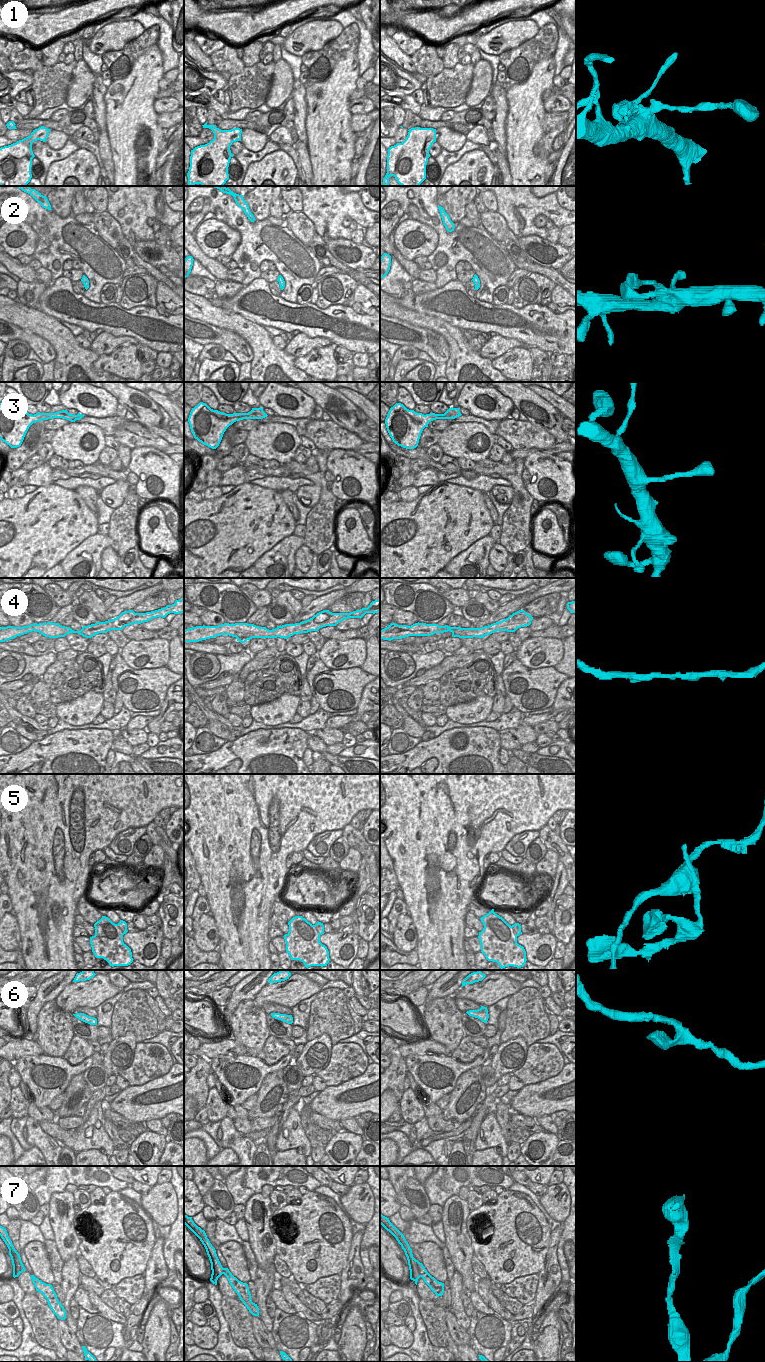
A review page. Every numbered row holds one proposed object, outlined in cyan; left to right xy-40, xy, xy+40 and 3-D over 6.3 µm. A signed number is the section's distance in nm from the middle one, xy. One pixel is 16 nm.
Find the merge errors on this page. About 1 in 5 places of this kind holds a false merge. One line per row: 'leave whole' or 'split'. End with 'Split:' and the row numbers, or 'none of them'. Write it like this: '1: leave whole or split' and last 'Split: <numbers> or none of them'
1: leave whole
2: leave whole
3: leave whole
4: leave whole
5: split
6: leave whole
7: leave whole
Split: 5

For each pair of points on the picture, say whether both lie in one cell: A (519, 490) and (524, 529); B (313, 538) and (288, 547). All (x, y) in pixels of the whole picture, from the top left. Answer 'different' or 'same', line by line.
A: same
B: different

